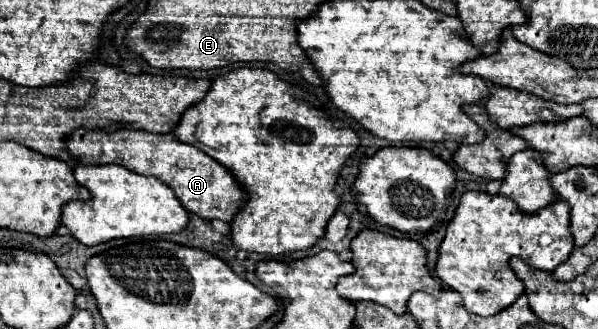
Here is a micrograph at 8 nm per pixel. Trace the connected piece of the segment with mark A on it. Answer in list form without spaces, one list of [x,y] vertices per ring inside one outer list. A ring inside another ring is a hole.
[[[75,129],[69,137],[65,137],[65,147],[69,155],[83,165],[117,163],[139,175],[153,175],[165,181],[173,189],[181,205],[189,213],[199,215],[201,219],[221,219],[229,223],[237,213],[241,201],[247,199],[241,185],[237,185],[235,177],[231,177],[231,173],[223,165],[219,165],[203,151],[197,151],[187,143],[177,141],[171,133],[153,135],[137,129],[119,129],[107,133],[107,143],[105,143],[105,131]]]

